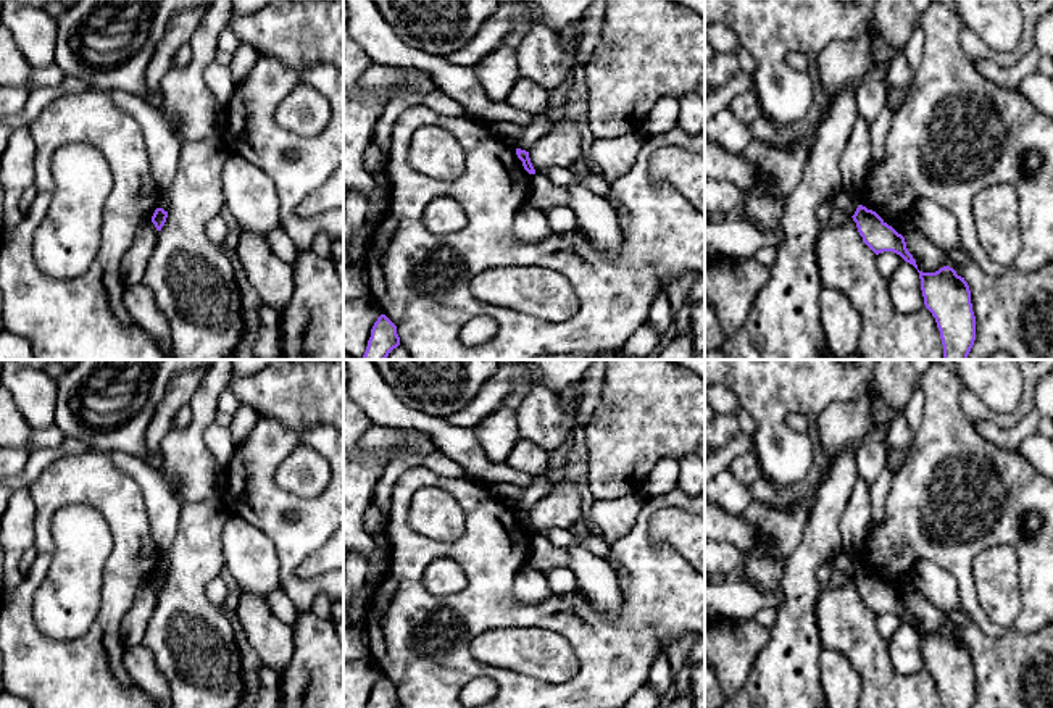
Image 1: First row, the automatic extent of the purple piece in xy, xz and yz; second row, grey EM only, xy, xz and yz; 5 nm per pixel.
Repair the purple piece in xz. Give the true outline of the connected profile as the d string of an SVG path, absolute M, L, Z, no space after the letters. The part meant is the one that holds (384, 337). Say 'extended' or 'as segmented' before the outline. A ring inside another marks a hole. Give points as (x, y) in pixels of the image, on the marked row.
as segmented | M381 314L371 329L371 337L361 360L385 360L398 345L397 326L385 314Z

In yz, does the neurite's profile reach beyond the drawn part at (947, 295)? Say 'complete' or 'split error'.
complete

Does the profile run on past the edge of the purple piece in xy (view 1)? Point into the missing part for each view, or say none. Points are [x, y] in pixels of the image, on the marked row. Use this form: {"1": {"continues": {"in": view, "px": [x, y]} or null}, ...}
{"1": {"continues": null}}

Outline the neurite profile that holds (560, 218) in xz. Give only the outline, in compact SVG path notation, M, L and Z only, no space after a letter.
M555 205L543 210L551 232L564 232L577 226L577 218L569 205Z

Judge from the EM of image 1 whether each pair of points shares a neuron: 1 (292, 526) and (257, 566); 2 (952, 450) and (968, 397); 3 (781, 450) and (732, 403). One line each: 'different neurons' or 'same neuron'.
1: different neurons
2: different neurons
3: different neurons

